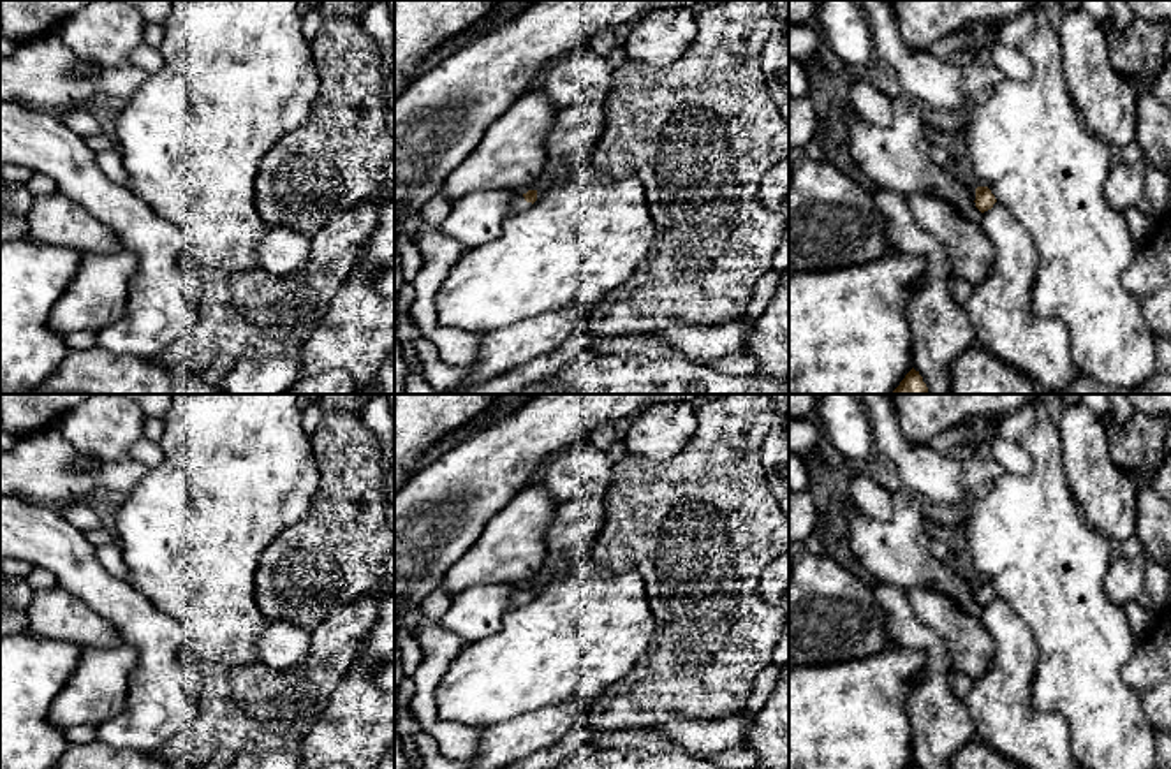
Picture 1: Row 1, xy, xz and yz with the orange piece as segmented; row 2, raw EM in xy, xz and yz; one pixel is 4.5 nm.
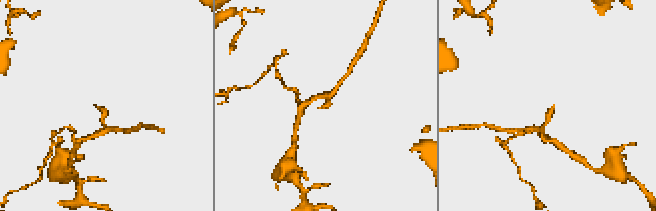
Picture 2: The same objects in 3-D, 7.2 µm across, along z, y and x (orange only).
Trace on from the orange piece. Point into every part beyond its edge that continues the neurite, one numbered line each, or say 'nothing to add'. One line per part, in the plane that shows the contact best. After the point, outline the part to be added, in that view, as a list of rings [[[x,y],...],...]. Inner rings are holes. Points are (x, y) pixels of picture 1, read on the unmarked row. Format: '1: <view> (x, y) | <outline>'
1: xz (518, 599) | [[[514,590],[512,591],[512,595],[511,595],[511,605],[512,605],[512,609],[523,607],[528,602],[532,602],[532,597],[527,597],[523,590]]]

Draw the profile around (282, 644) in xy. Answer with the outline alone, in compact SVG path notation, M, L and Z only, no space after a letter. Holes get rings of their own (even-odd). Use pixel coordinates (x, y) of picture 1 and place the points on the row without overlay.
M289 621L268 623L259 635L259 662L275 670L301 665L310 651L312 632Z

